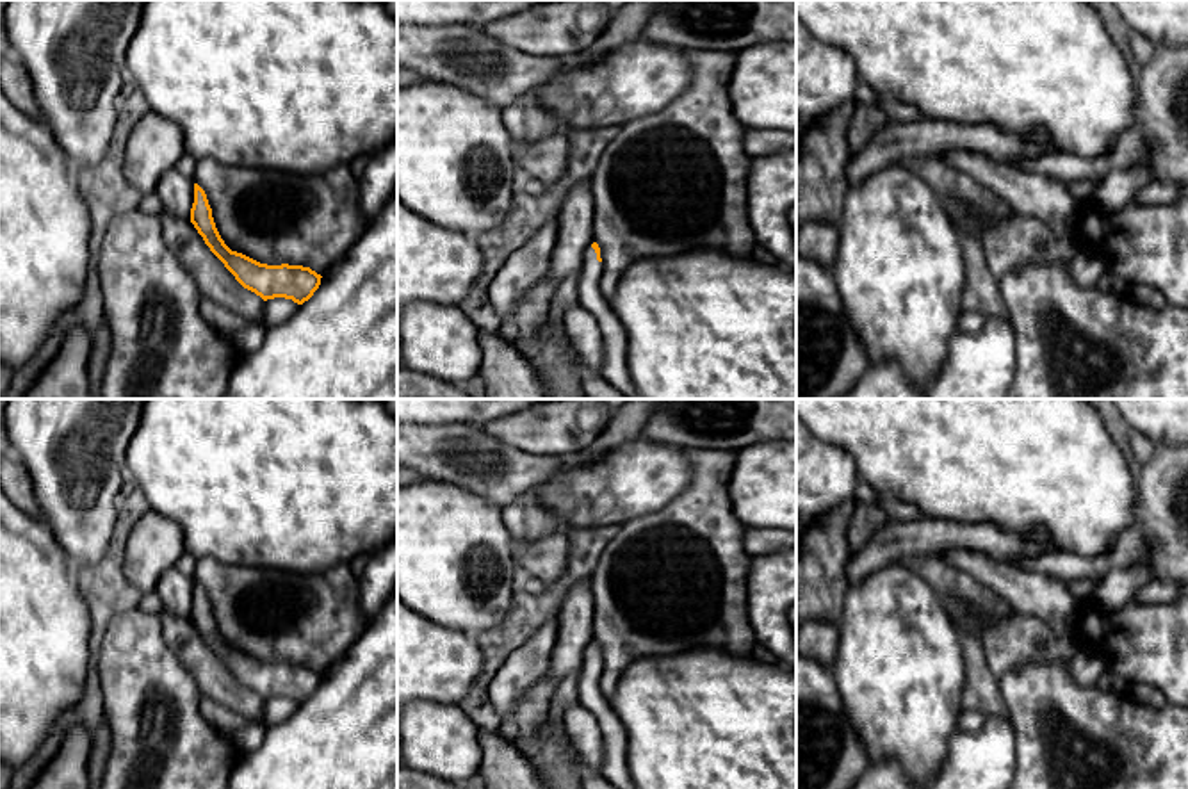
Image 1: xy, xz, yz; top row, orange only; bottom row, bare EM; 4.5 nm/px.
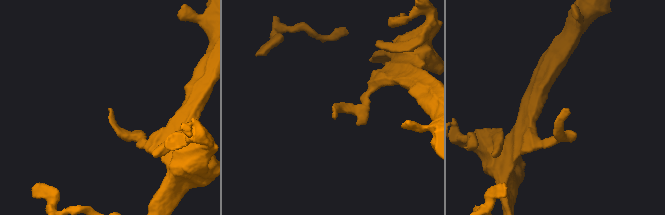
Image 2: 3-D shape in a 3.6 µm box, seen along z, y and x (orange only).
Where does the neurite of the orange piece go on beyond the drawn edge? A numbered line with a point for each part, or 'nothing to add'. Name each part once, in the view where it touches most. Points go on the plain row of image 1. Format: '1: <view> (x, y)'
1: xz (615, 770)

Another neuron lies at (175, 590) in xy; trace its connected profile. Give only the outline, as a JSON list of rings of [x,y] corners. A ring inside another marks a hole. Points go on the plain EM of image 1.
[[[169,568],[160,575],[155,591],[166,613],[180,618],[191,618],[194,577],[183,575],[176,568]]]

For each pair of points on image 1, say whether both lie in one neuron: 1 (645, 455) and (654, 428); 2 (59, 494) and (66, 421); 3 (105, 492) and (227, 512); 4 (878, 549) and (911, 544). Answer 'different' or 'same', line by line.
1: different
2: same
3: different
4: same

